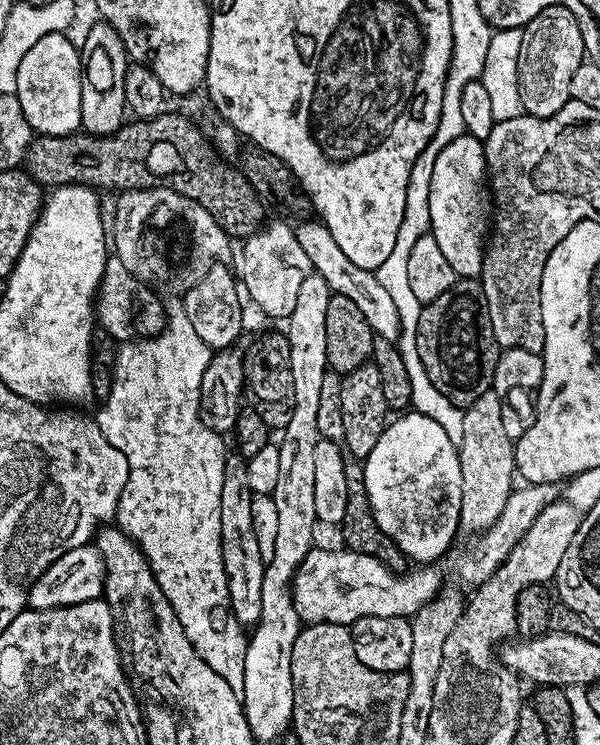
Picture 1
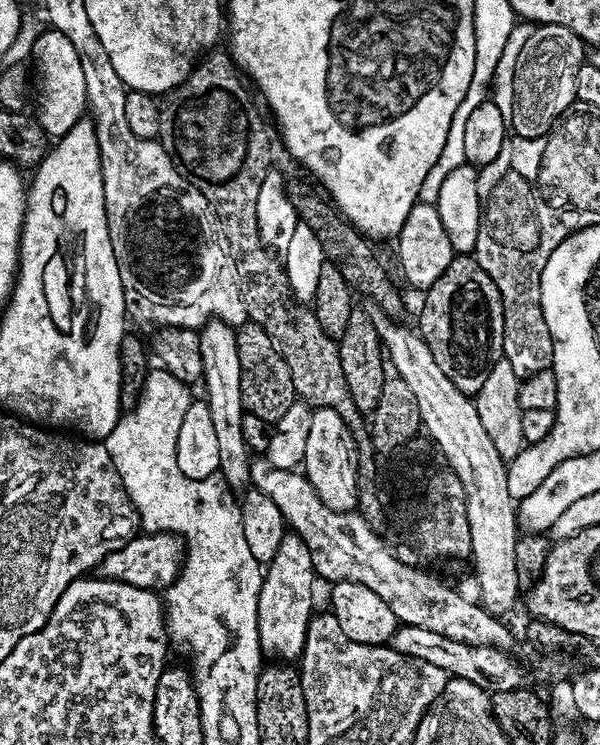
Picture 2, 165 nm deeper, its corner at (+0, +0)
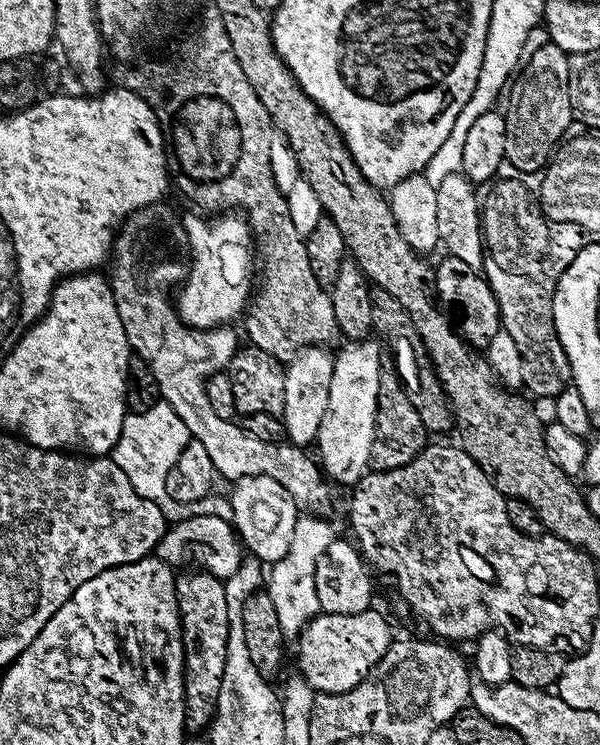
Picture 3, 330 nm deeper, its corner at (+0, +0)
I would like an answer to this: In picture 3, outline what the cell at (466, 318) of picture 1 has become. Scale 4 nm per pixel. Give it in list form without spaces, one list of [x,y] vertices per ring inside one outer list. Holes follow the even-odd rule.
[[[445,255],[443,259],[444,261],[440,265],[437,263],[434,268],[437,297],[449,317],[458,321],[460,337],[471,348],[488,349],[494,336],[502,329],[500,300],[493,294],[487,279],[477,269],[466,266],[466,262],[462,262],[462,258]]]

